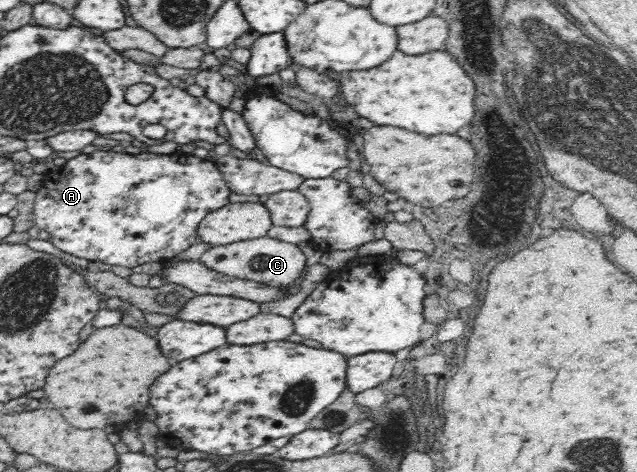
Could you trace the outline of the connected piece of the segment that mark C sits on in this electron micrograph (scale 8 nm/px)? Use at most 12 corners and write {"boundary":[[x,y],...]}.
{"boundary":[[268,235],[210,247],[214,271],[280,289],[307,267],[296,244]]}

